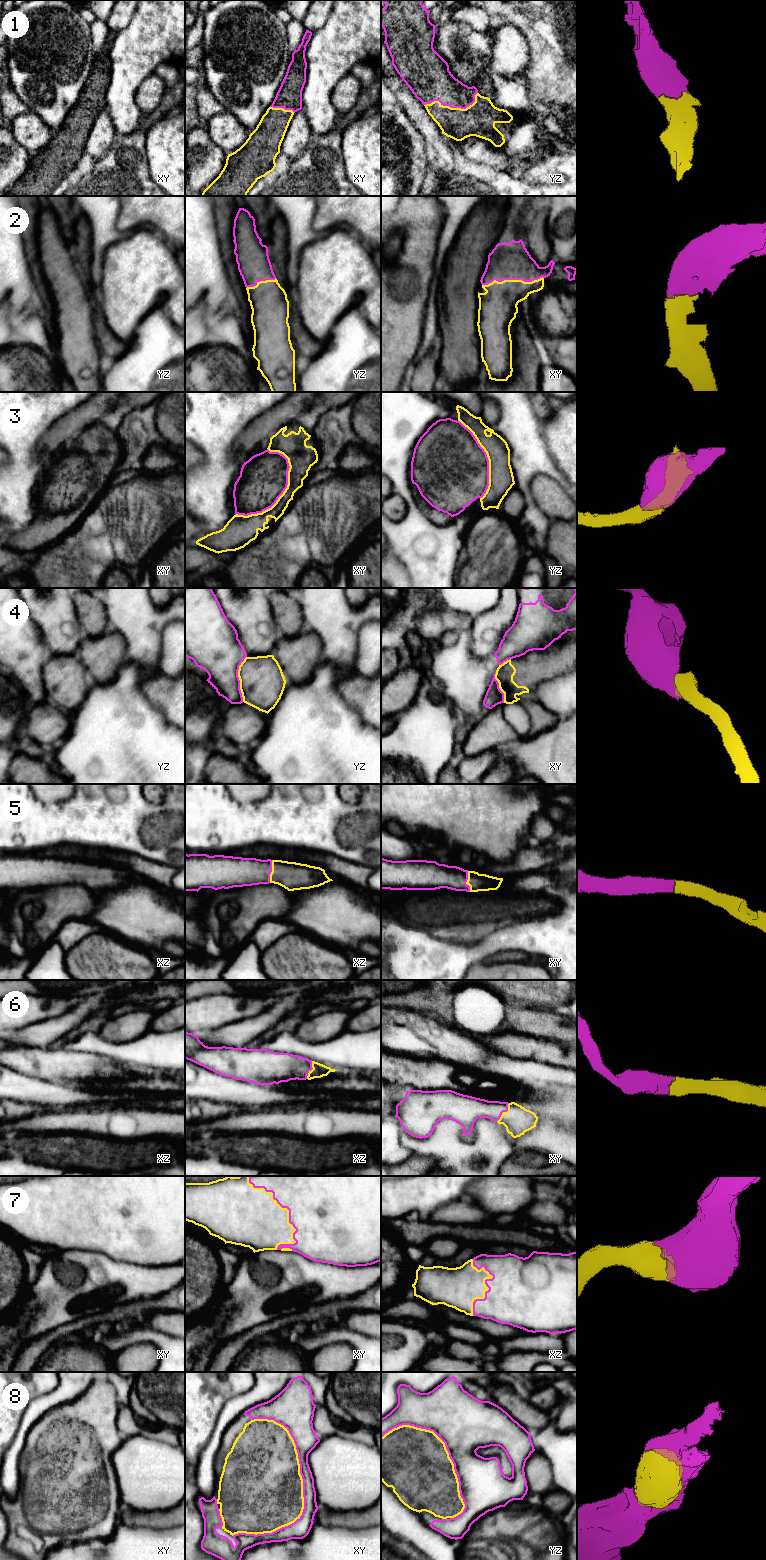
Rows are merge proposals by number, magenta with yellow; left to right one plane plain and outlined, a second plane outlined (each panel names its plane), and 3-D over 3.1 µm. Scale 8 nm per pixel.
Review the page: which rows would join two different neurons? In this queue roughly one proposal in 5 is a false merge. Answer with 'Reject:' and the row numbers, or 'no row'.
Reject: 4

